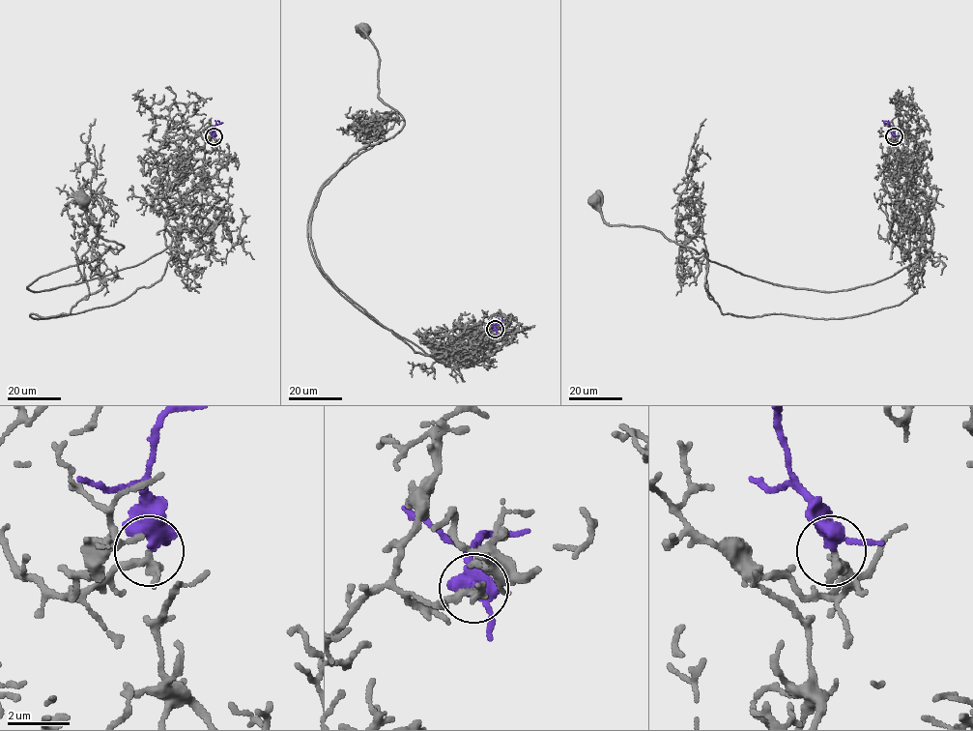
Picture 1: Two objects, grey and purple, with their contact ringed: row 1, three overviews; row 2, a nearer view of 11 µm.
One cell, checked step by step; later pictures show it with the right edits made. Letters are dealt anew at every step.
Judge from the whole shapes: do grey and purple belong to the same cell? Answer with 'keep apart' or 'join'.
join

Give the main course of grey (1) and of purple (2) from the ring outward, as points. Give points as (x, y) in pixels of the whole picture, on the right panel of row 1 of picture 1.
1: (894, 136), (919, 143), (906, 174), (932, 245), (850, 289), (744, 276), (609, 225), (595, 201)
2: (894, 136), (888, 123), (882, 120)

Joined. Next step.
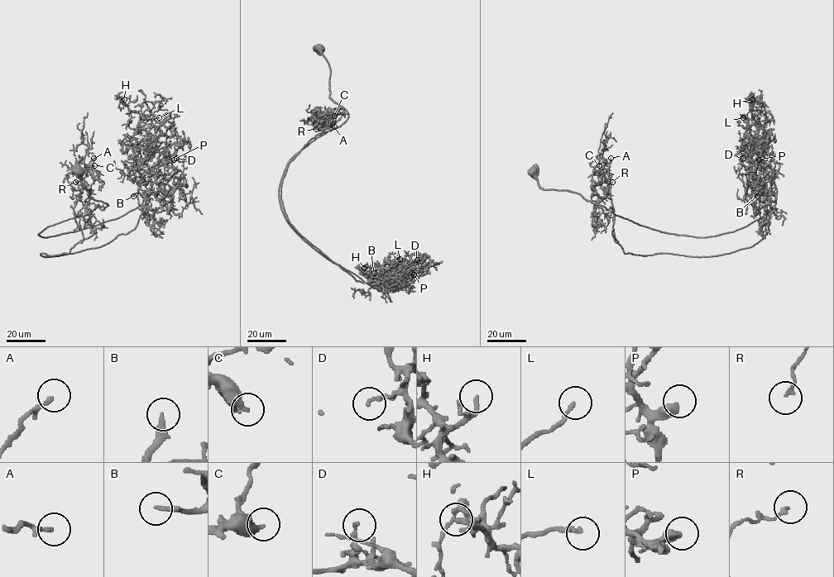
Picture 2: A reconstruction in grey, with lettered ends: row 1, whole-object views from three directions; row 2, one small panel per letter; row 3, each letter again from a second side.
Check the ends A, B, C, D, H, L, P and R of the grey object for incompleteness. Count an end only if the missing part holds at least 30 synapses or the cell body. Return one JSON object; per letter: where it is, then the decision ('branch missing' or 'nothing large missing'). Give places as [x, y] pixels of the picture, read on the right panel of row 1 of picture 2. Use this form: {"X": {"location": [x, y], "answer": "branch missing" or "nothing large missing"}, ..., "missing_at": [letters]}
{"A": {"location": [611, 158], "answer": "branch missing"}, "B": {"location": [757, 196], "answer": "branch missing"}, "C": {"location": [599, 165], "answer": "nothing large missing"}, "D": {"location": [743, 158], "answer": "nothing large missing"}, "H": {"location": [752, 99], "answer": "branch missing"}, "L": {"location": [743, 117], "answer": "nothing large missing"}, "P": {"location": [759, 159], "answer": "branch missing"}, "R": {"location": [612, 182], "answer": "nothing large missing"}, "missing_at": ["A", "B", "H", "P"]}

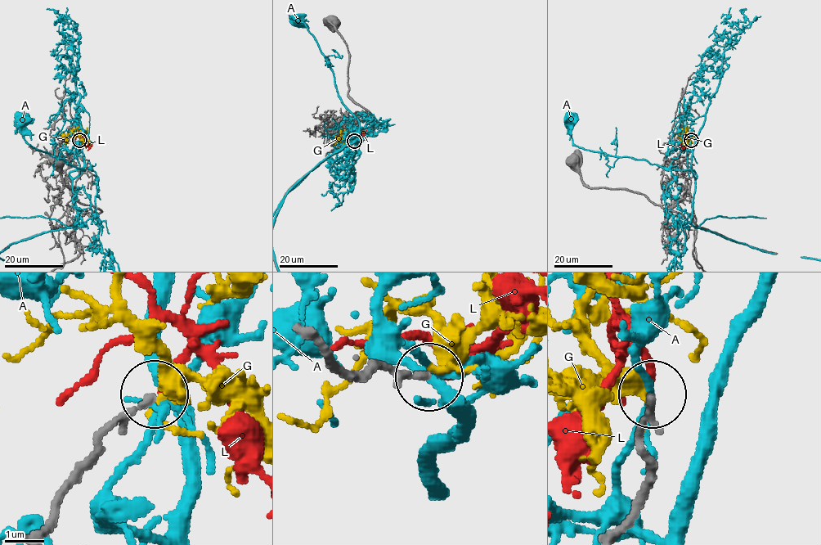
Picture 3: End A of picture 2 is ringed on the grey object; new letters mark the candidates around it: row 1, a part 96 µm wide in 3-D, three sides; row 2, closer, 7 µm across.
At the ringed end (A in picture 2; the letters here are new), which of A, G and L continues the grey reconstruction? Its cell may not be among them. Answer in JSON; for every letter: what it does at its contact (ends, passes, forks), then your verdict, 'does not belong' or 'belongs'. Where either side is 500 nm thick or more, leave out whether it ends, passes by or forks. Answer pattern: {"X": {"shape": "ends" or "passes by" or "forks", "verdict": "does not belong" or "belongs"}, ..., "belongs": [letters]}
{"A": {"shape": "forks", "verdict": "does not belong"}, "G": {"shape": "passes by", "verdict": "does not belong"}, "L": {"shape": "ends", "verdict": "belongs"}, "belongs": ["L"]}

